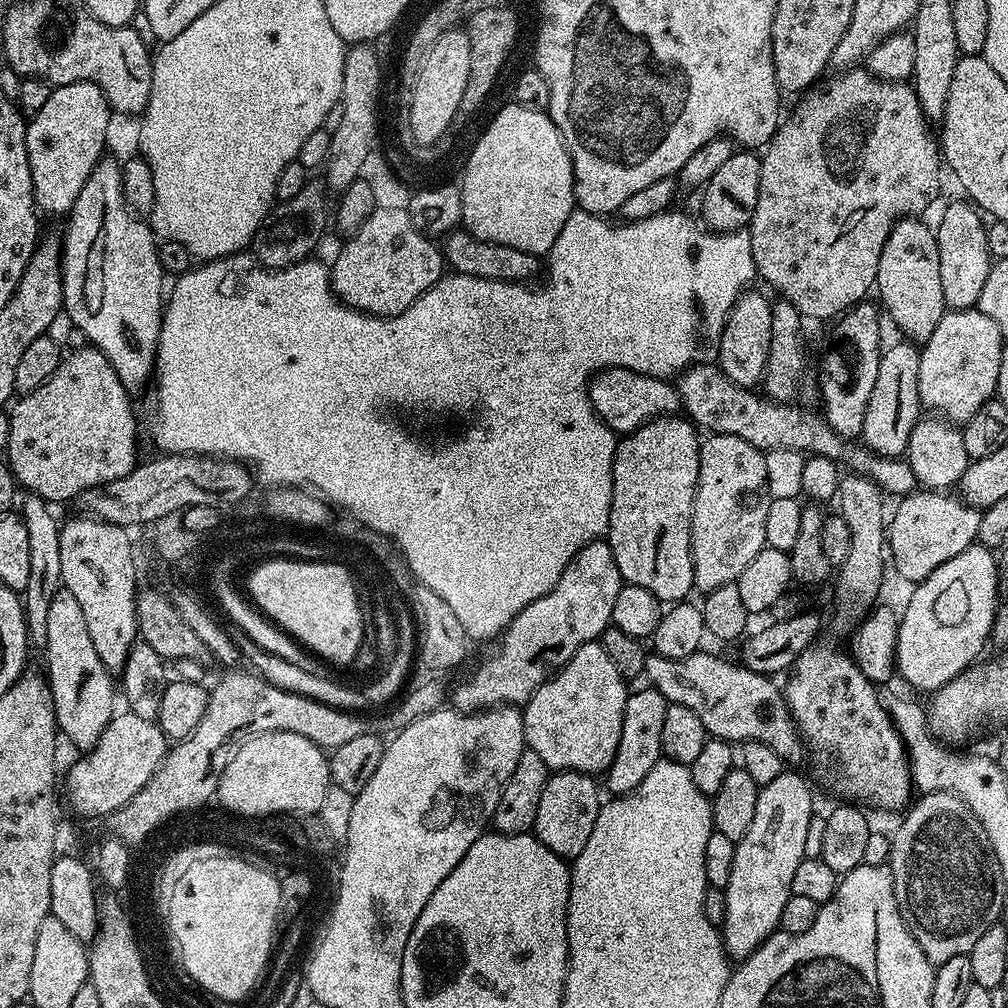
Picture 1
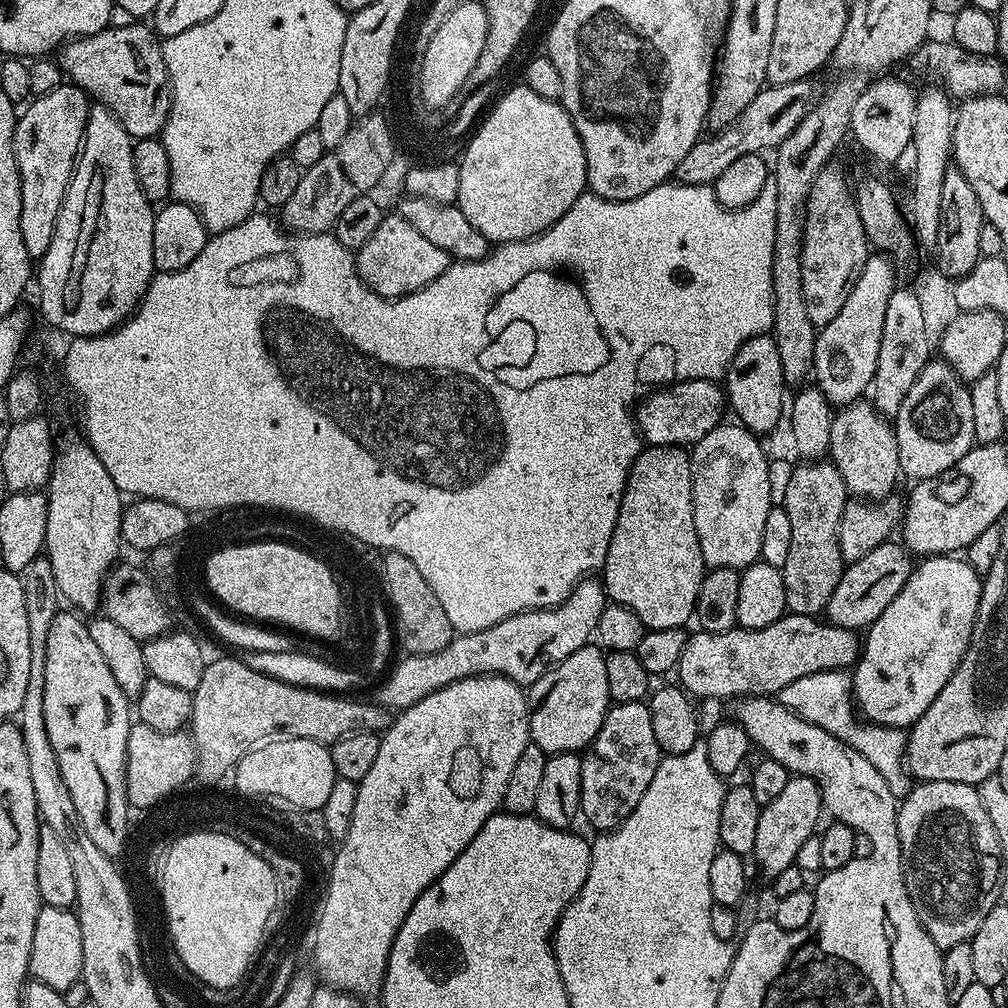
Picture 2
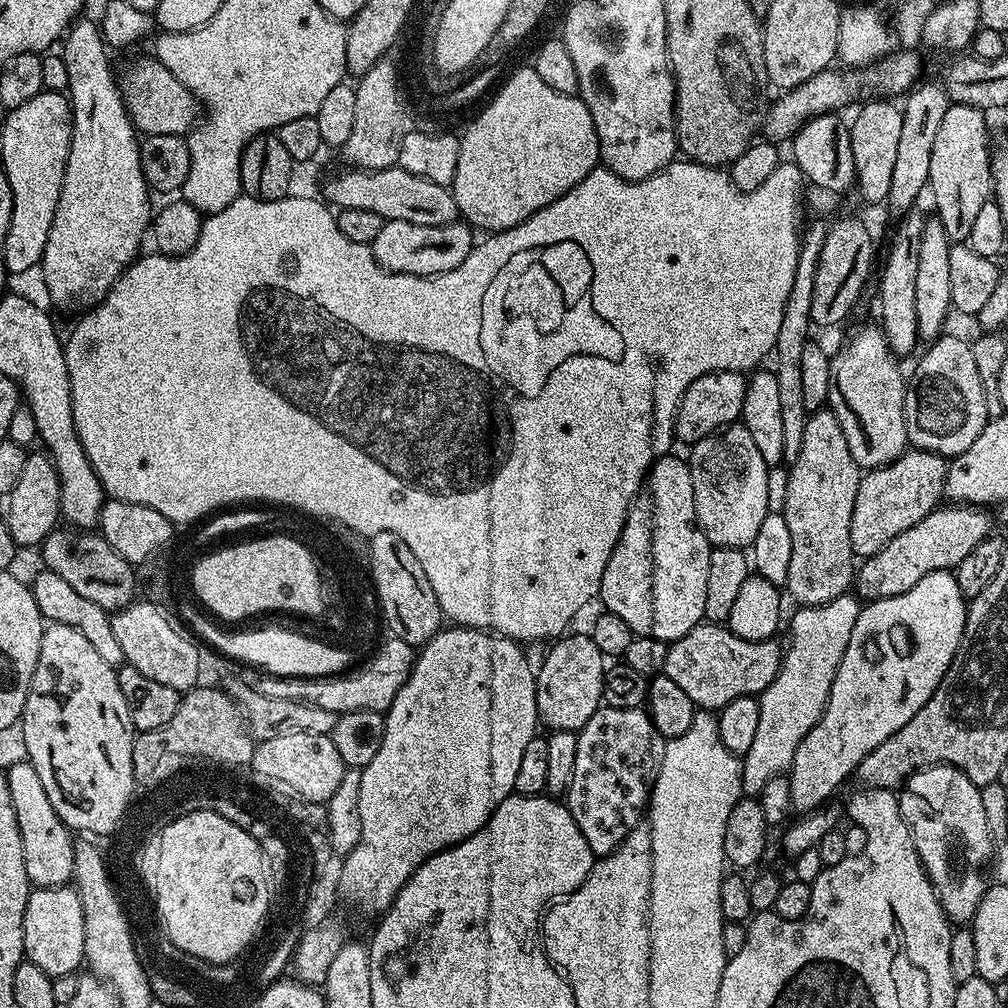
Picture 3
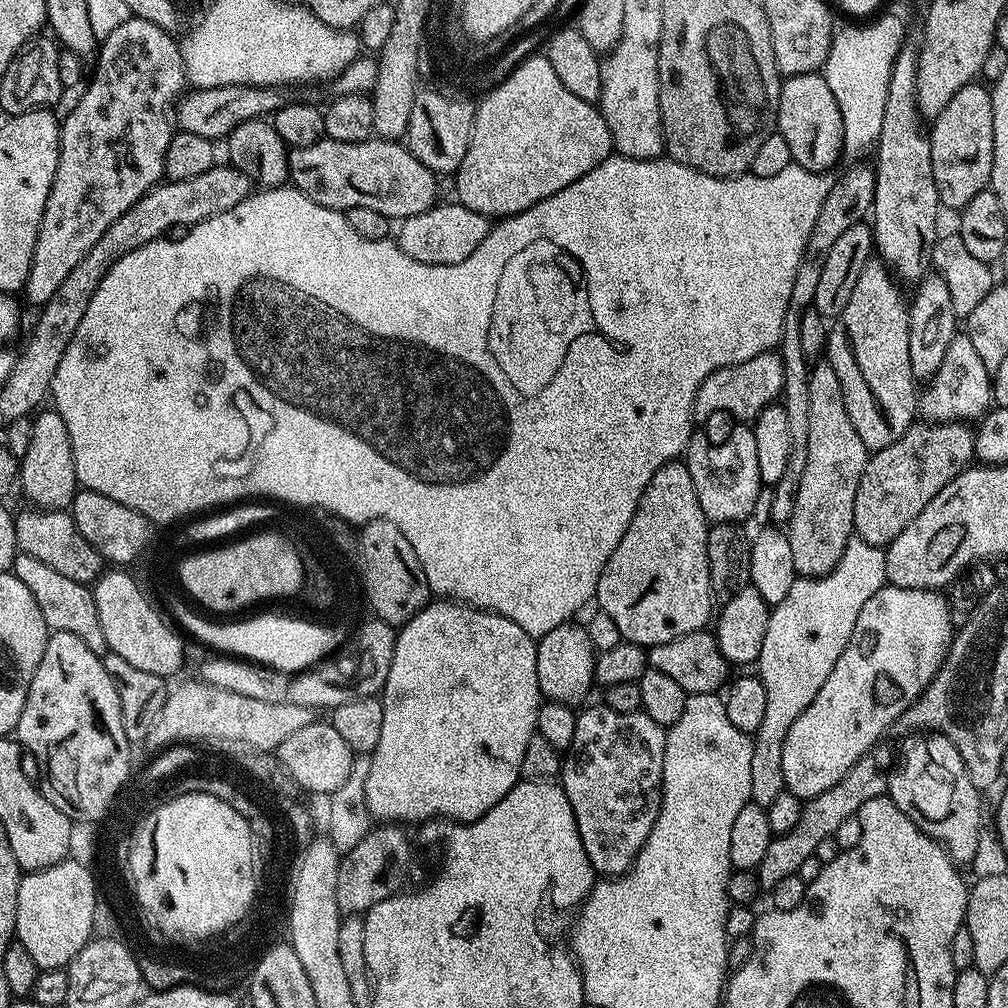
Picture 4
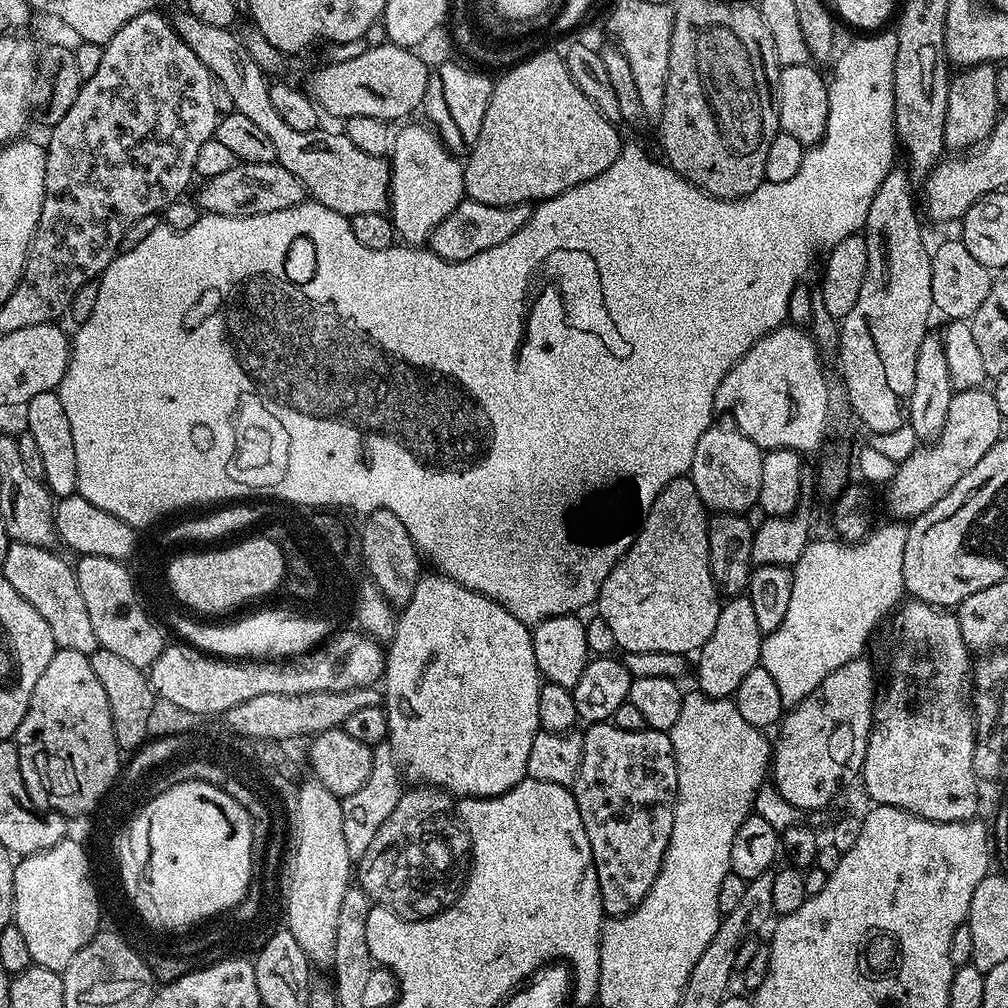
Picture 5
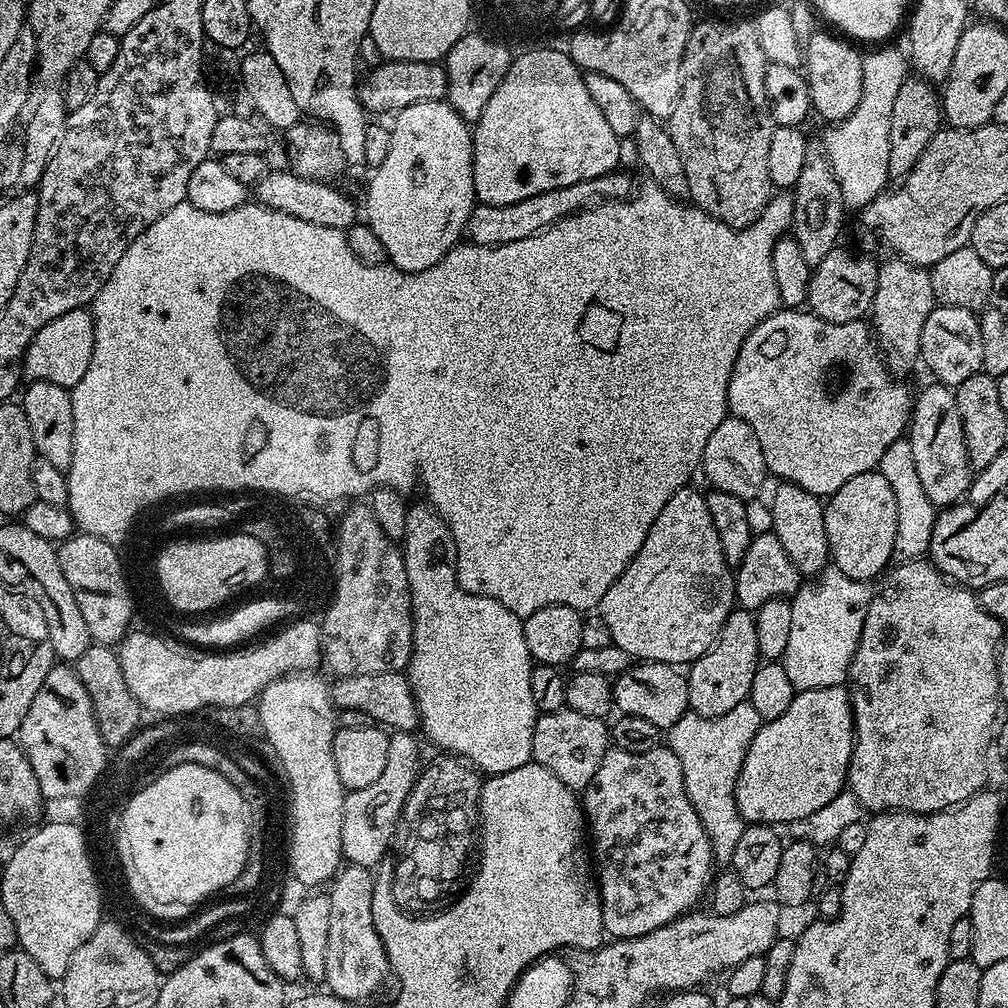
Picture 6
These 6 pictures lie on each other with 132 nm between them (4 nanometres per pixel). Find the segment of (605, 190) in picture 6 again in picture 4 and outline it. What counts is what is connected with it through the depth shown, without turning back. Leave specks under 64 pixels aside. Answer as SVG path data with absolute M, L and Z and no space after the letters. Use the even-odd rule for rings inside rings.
M437 203L422 214L414 214L399 221L398 243L403 252L410 254L410 258L427 264L466 262L466 258L470 258L470 254L474 254L474 250L482 246L482 238L486 238L486 234L493 226L493 221L470 210L464 204L451 203Z

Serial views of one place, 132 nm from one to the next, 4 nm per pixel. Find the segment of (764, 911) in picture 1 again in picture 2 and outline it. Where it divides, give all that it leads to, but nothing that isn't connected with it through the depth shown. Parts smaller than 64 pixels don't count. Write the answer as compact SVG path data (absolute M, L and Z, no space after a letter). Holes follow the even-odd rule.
M793 775L779 792L778 798L761 807L758 834L754 837L754 860L760 863L761 870L775 874L796 863L798 849L802 842L806 842L806 838L817 831L821 823L820 816L822 817L820 788L809 776Z

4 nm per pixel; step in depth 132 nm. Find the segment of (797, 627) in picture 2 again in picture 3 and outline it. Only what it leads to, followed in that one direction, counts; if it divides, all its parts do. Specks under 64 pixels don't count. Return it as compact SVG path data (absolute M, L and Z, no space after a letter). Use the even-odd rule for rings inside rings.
M701 622L692 627L682 638L668 644L668 653L663 669L663 675L670 678L681 690L686 690L690 702L696 704L700 710L719 710L726 706L726 702L734 702L734 698L743 696L759 697L761 692L770 686L780 669L781 645L776 645L775 639L747 640L738 638L726 626L716 622Z

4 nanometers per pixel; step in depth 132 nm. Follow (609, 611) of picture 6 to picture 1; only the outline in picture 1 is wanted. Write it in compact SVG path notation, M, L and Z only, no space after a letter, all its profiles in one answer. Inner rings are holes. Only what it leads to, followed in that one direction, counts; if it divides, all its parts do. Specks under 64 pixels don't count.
M683 415L656 416L634 433L617 443L612 471L612 509L608 523L607 542L618 562L624 584L642 586L662 602L687 601L694 592L692 561L692 503L700 477L701 433Z

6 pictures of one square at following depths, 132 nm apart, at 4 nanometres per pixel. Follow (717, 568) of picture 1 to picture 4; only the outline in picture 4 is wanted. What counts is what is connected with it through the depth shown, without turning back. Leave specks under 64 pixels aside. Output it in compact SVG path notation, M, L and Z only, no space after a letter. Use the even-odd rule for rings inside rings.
M740 427L744 428L734 429L721 444L711 444L706 437L700 434L693 435L688 441L686 463L690 470L690 478L694 478L694 490L698 494L698 502L709 522L735 524L747 521L754 510L754 502L758 502L758 494L762 490L758 474L758 446L754 446L754 434L751 427Z

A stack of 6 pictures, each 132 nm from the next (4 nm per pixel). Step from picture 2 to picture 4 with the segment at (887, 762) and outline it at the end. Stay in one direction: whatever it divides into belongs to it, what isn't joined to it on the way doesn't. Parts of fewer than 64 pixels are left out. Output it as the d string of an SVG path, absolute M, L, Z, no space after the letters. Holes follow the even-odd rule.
M852 538L846 546L841 560L834 566L832 572L815 578L797 578L790 586L790 594L786 594L786 598L782 598L782 602L775 605L768 613L766 638L762 638L762 650L760 651L758 661L758 675L761 682L766 686L766 711L764 711L762 717L762 726L758 726L758 730L754 733L754 739L752 741L752 745L754 746L754 759L750 762L751 803L759 804L765 810L770 806L770 802L774 802L774 798L778 798L780 792L785 791L784 775L782 774L782 746L784 745L784 739L790 730L790 726L794 726L798 714L802 710L806 710L806 706L810 706L810 702L814 702L814 694L818 690L822 690L822 682L826 682L826 678L830 678L830 670L834 670L834 662L838 662L838 658L842 658L842 650L846 650L846 642L850 642L850 634L854 634L854 622L858 622L858 614L862 614L862 606L866 606L866 602L870 602L870 598L874 598L874 594L879 588L885 587L886 562L884 561L884 554L885 549L883 547L868 544L865 540L859 538Z

